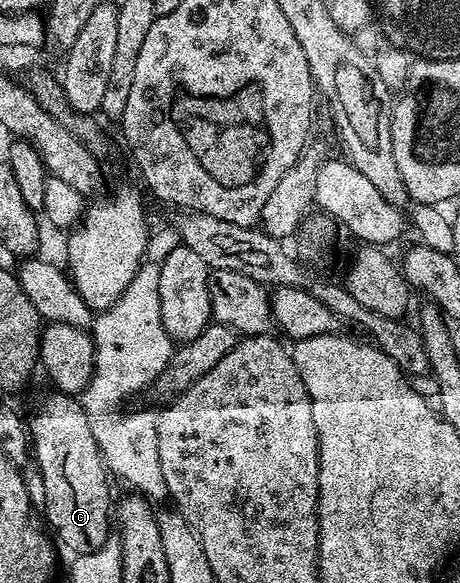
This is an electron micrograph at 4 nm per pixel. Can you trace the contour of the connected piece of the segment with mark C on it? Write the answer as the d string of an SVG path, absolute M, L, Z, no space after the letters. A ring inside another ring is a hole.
M49 391L49 394L40 399L37 411L31 421L29 419L27 428L31 453L45 486L43 514L46 515L48 523L56 529L60 541L72 554L87 554L101 549L113 531L113 499L111 503L111 487L107 484L109 472L103 465L103 454L99 452L92 435L91 422L84 413L82 402L72 395Z

